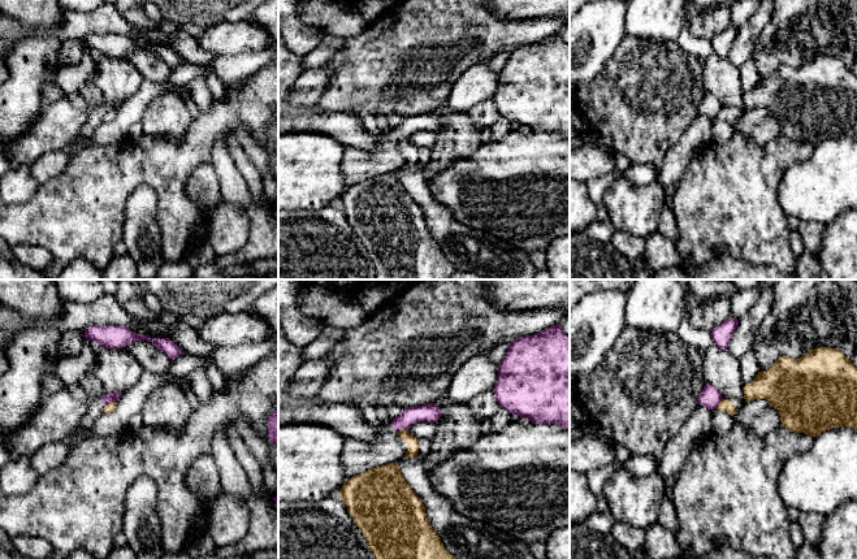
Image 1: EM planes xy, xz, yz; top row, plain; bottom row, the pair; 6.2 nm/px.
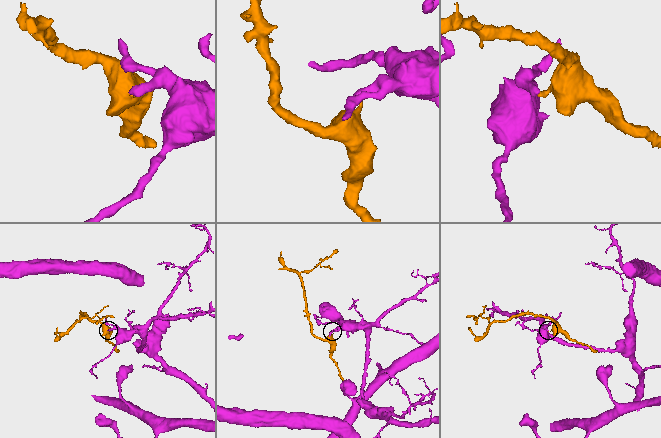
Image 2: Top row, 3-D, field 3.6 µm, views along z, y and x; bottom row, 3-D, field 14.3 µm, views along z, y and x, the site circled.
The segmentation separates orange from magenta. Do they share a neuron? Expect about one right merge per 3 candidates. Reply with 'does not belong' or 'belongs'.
does not belong

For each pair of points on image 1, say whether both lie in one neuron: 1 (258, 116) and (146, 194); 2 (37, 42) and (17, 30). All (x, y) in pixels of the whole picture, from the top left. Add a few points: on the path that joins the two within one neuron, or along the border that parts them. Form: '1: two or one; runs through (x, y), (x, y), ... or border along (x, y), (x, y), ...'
1: two; border along (141, 183), (146, 183), (156, 195), (156, 220)
2: two; border along (13, 18), (24, 29), (24, 33), (13, 44)

